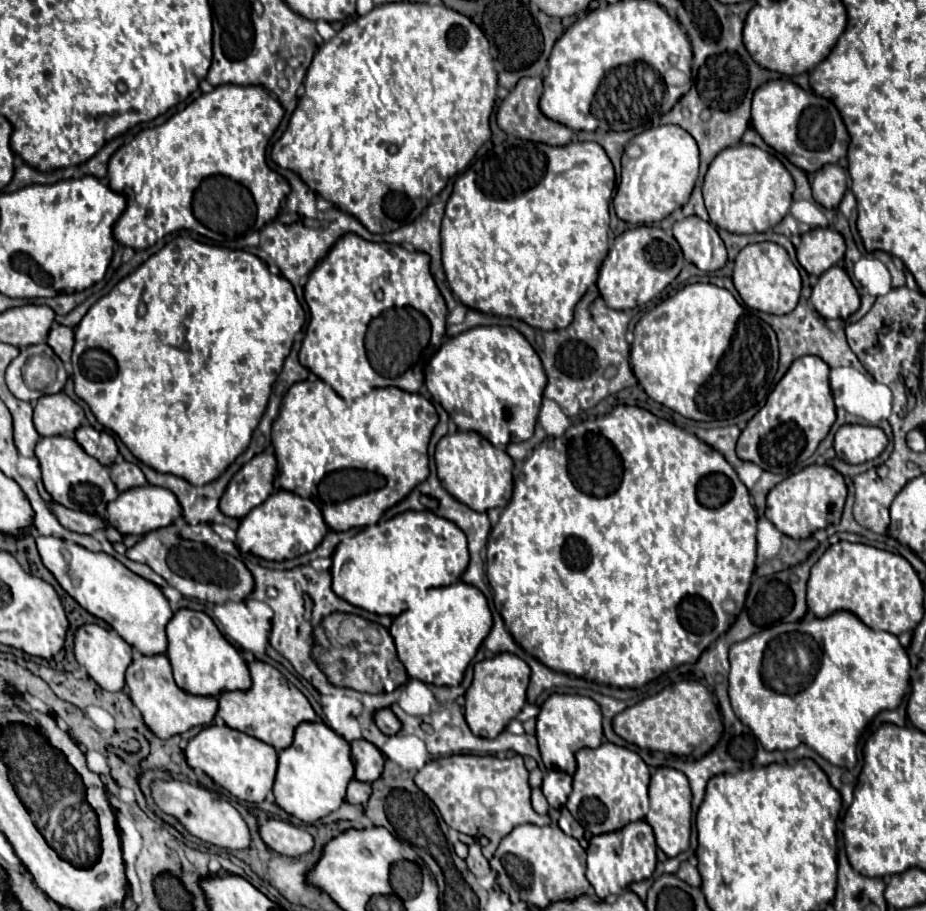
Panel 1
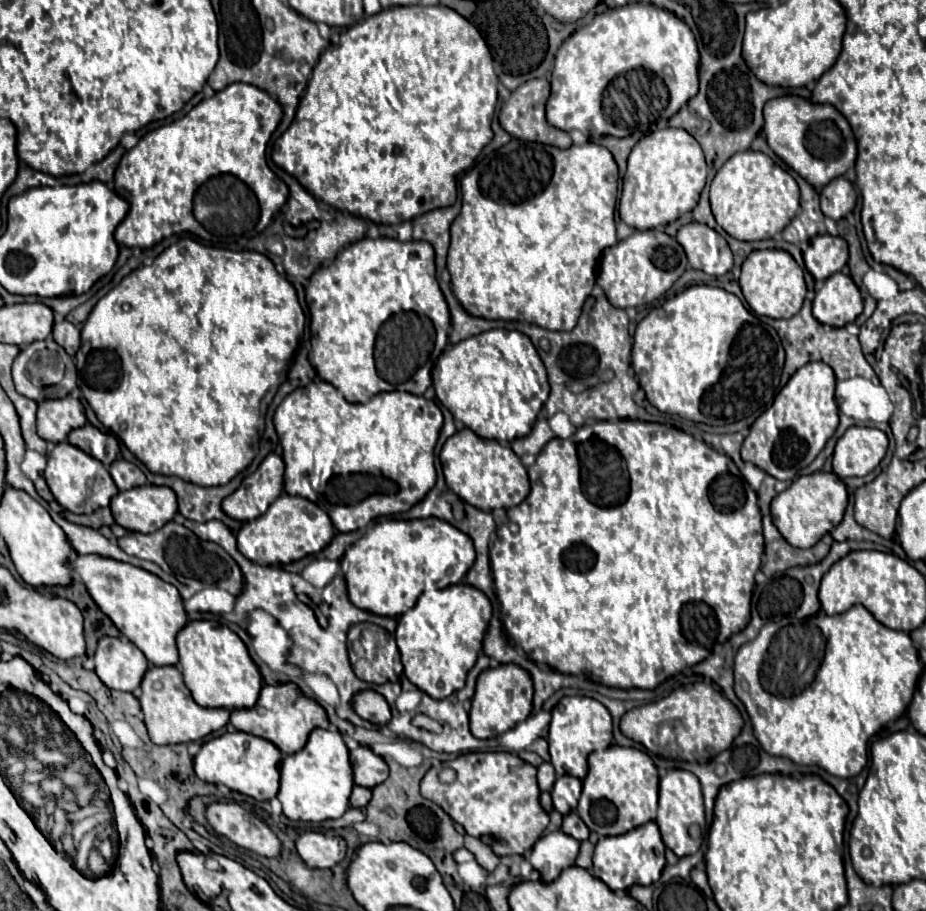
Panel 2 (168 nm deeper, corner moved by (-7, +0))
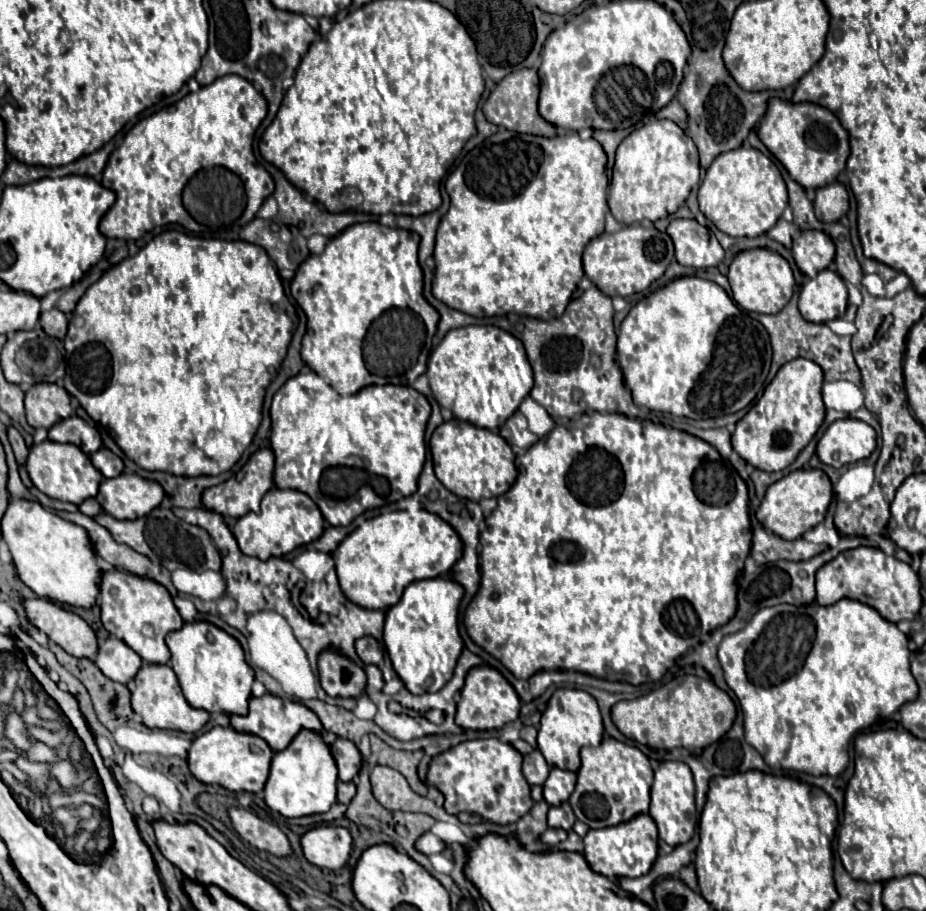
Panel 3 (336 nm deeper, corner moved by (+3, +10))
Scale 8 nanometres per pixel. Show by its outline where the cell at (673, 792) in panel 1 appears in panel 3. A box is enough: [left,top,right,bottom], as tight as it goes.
[650,762,696,846]

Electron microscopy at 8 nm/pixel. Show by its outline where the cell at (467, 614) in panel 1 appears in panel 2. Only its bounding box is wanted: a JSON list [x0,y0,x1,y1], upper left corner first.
[396,584,492,700]

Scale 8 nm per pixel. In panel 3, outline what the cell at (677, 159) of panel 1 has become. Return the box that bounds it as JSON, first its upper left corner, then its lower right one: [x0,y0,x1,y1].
[608,120,698,224]

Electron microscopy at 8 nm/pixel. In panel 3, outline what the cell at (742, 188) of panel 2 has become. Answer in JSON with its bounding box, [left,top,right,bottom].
[698,144,788,238]

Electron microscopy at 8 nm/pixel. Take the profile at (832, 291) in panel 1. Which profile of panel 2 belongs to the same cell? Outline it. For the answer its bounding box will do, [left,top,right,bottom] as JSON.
[812,274,862,328]

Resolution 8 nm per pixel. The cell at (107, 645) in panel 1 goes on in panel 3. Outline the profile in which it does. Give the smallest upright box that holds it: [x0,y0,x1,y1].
[94,638,142,684]

